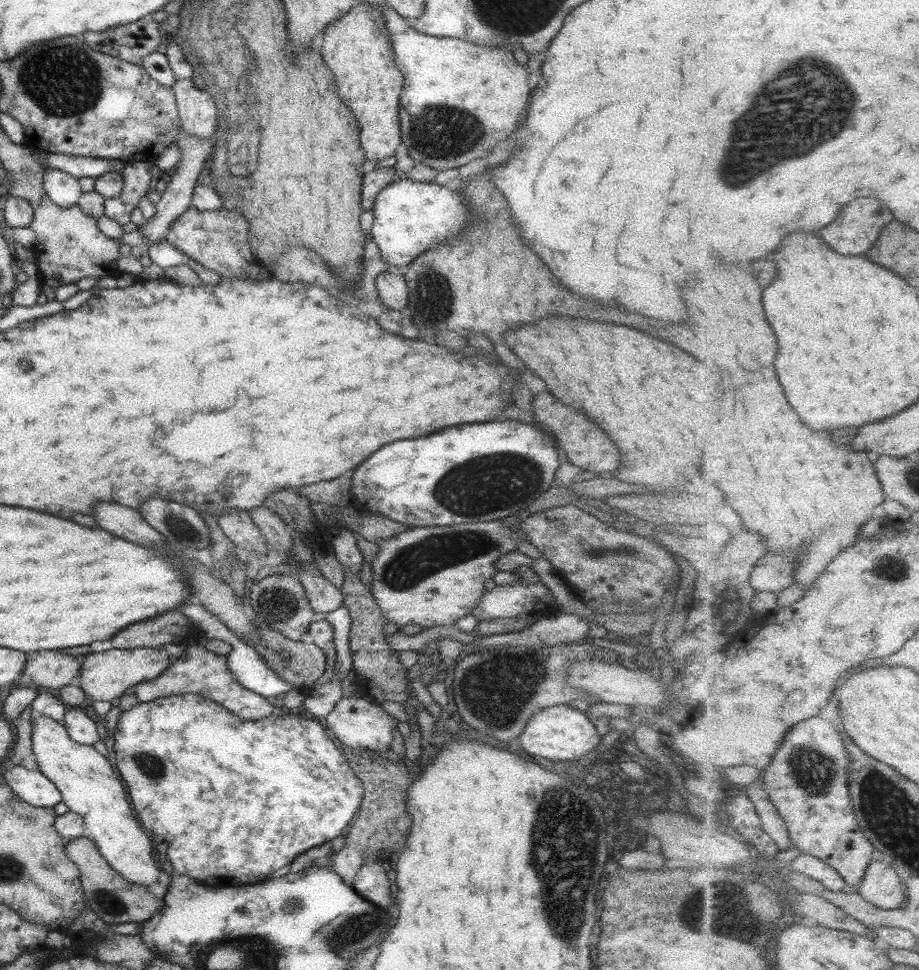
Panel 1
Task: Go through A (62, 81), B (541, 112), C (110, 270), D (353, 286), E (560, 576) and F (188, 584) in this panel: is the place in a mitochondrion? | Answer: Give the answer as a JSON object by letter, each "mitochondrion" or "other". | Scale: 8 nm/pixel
{"A":"mitochondrion","B":"other","C":"other","D":"other","E":"other","F":"other"}

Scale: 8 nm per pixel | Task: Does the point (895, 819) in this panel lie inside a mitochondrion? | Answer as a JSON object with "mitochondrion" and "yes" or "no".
{"mitochondrion":"yes"}

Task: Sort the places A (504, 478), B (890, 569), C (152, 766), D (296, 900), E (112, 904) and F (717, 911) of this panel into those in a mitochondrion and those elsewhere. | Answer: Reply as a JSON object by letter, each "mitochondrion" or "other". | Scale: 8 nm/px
{"A":"mitochondrion","B":"mitochondrion","C":"mitochondrion","D":"mitochondrion","E":"mitochondrion","F":"mitochondrion"}

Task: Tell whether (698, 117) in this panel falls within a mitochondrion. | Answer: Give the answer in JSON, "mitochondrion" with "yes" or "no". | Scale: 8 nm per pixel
{"mitochondrion":"no"}

